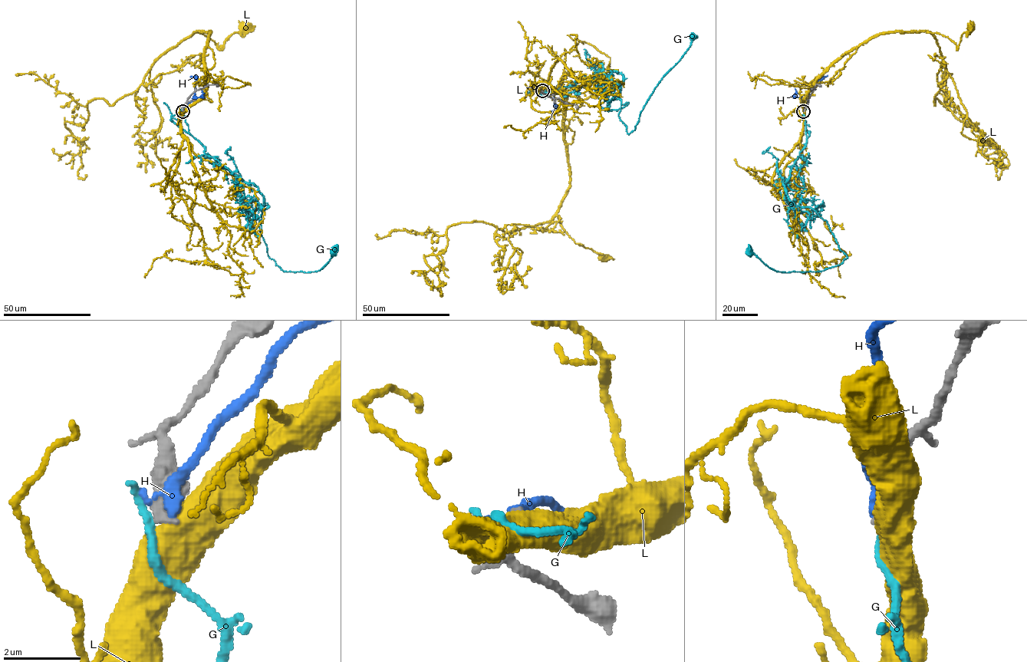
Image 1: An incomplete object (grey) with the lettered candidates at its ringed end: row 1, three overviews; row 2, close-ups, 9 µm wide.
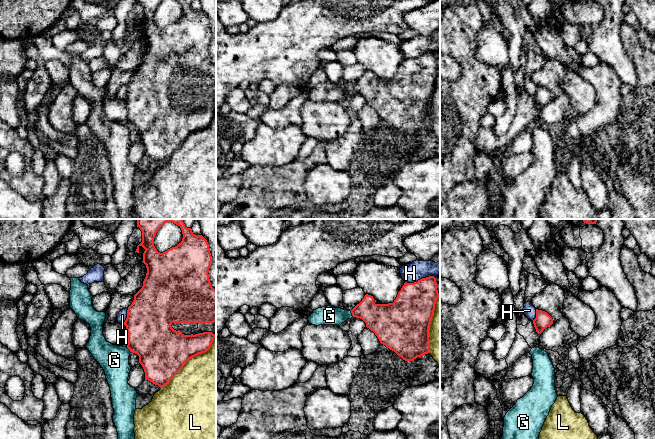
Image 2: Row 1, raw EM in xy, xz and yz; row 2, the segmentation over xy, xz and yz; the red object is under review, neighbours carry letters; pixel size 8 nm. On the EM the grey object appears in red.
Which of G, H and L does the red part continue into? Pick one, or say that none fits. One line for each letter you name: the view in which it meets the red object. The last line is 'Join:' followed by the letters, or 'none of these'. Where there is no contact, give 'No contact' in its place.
Join: none of these

